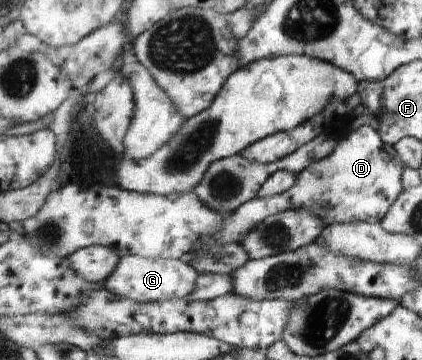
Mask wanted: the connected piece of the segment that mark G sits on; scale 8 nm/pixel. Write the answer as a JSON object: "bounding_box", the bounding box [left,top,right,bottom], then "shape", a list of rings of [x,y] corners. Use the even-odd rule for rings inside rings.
{"bounding_box":[103,255,198,303],"shape":[[[127,255],[117,261],[116,269],[103,282],[111,295],[117,295],[138,303],[164,301],[168,298],[185,299],[196,288],[198,272],[182,259],[148,259],[139,255]]]}

